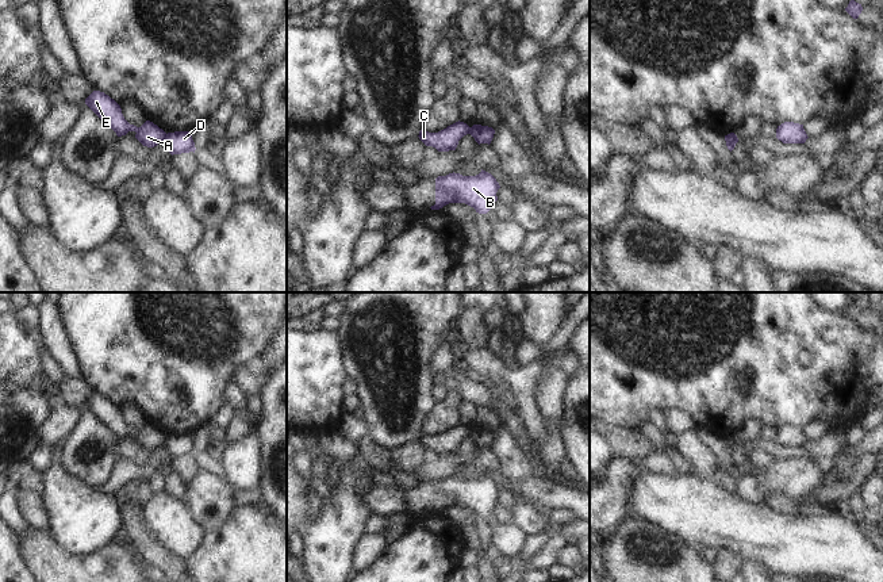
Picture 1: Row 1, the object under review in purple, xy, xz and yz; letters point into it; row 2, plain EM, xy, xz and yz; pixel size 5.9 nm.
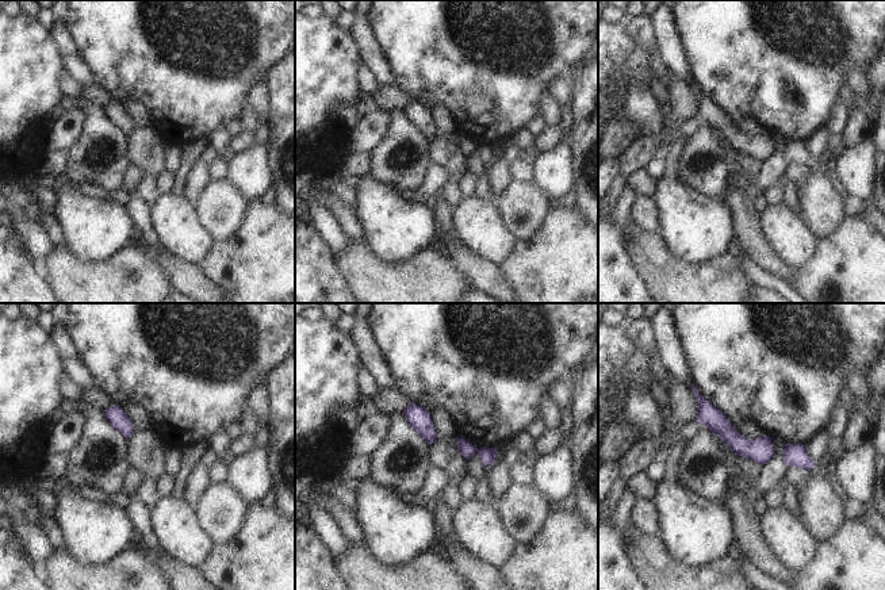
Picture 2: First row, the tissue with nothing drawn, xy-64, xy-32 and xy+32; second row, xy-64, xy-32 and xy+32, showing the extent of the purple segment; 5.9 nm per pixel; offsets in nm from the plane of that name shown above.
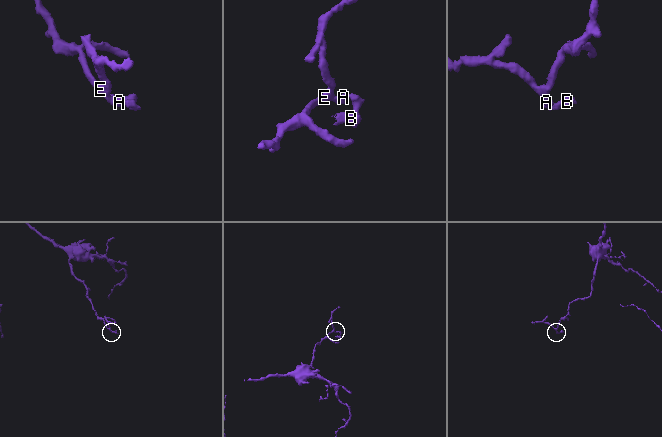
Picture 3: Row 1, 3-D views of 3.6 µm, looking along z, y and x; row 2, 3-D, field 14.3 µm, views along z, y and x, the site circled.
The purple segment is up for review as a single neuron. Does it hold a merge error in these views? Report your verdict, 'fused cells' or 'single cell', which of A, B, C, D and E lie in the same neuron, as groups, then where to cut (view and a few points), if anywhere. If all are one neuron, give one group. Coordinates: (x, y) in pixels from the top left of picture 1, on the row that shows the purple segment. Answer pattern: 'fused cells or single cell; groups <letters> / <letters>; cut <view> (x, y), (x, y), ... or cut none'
fused cells; groups A C E / B D; cut xy (166, 134), (162, 141)

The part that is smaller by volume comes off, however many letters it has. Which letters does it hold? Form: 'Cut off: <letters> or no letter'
Cut off: B, D.

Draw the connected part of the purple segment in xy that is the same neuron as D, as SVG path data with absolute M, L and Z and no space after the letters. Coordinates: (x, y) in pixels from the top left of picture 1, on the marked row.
M191 131L168 133L164 143L172 156L196 150Z

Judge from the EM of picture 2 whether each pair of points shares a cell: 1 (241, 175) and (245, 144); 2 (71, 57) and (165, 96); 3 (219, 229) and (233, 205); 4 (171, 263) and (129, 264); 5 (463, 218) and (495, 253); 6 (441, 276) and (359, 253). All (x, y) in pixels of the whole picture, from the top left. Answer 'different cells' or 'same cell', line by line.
1: different cells
2: different cells
3: same cell
4: different cells
5: same cell
6: same cell

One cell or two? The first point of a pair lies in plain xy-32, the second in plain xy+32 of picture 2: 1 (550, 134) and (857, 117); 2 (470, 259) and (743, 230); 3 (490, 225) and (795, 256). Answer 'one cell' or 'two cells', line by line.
1: one cell
2: one cell
3: one cell

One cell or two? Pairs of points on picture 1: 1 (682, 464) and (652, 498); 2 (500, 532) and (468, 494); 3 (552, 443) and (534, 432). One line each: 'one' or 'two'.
1: two
2: two
3: two

